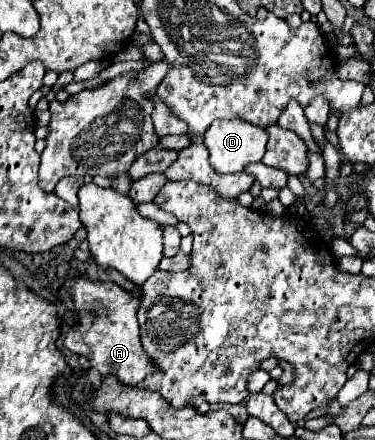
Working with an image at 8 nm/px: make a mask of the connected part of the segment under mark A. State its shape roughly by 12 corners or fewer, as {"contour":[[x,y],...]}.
{"contour":[[76,279],[80,325],[64,347],[138,385],[158,367],[140,341],[138,297]]}

